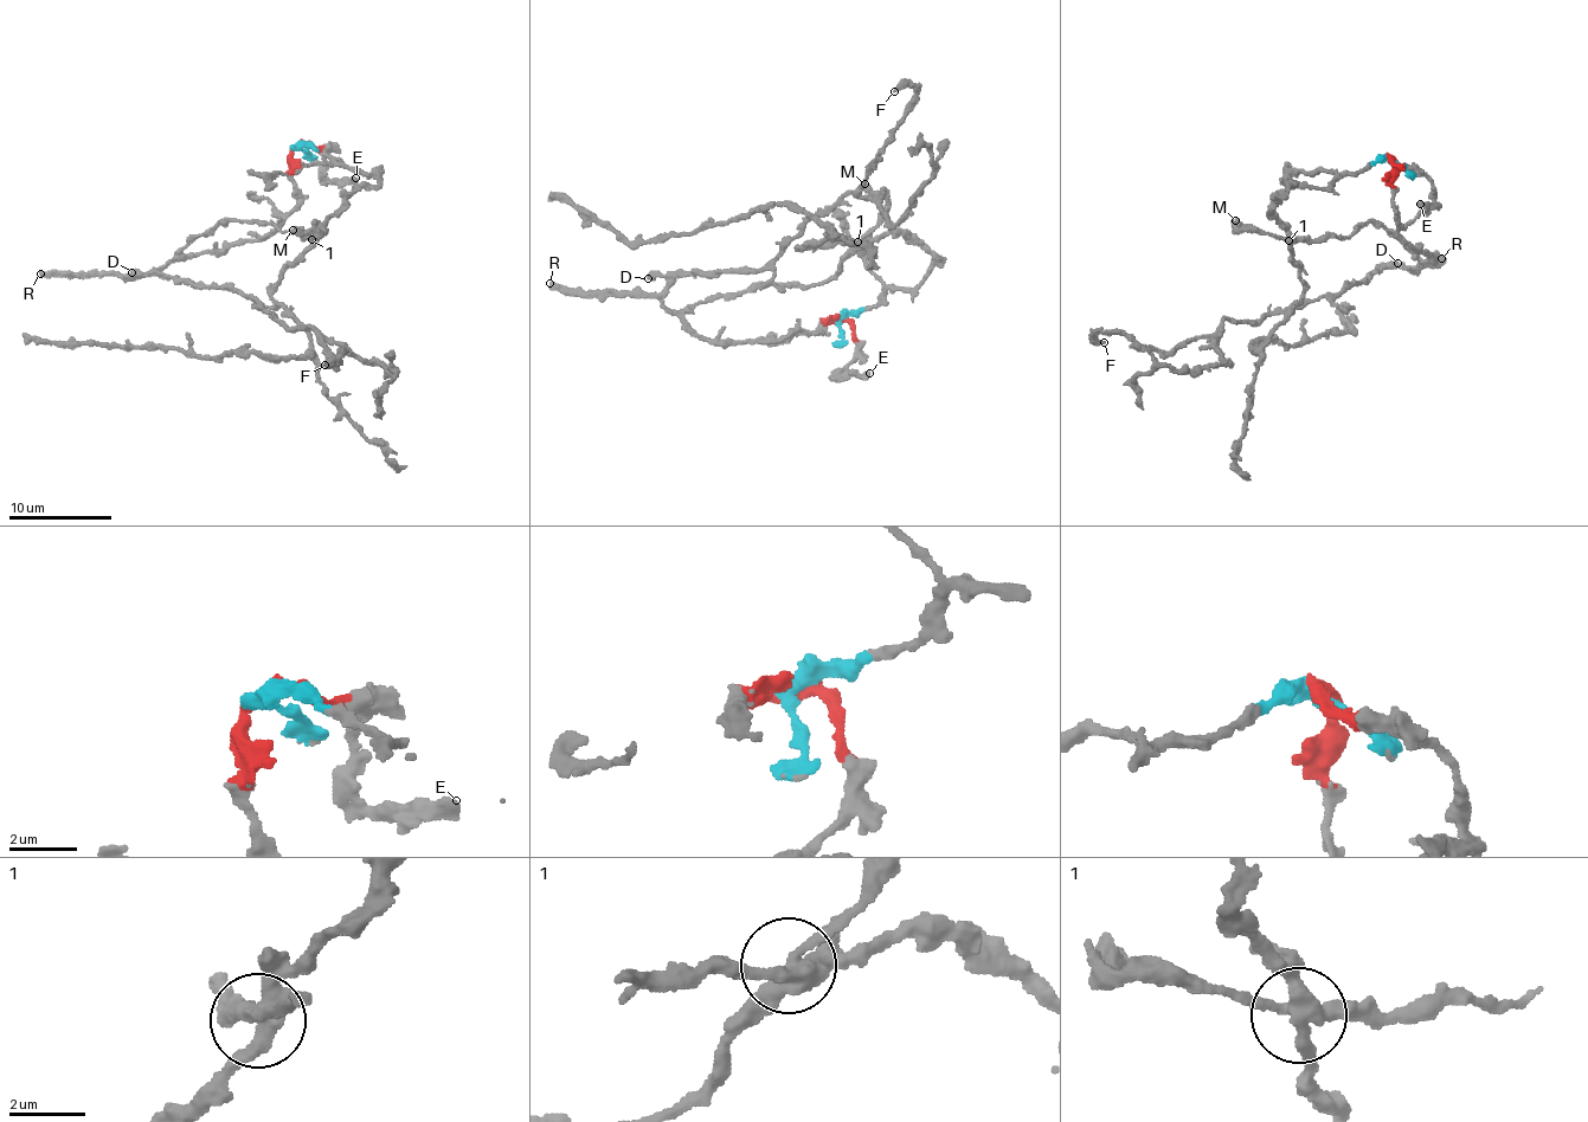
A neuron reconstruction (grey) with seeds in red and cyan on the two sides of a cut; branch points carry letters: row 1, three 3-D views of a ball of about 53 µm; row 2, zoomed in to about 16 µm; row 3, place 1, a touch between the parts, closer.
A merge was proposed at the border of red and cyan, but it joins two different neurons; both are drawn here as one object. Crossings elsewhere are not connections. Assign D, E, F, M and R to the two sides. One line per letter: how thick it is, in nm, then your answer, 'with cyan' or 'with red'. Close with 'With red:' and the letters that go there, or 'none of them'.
D: calibre 480 nm; with red
E: calibre 400 nm; with red
F: calibre 360 nm; with red
M: calibre 480 nm; with red
R: calibre 460 nm; with red
With red: D, E, F, M, R

